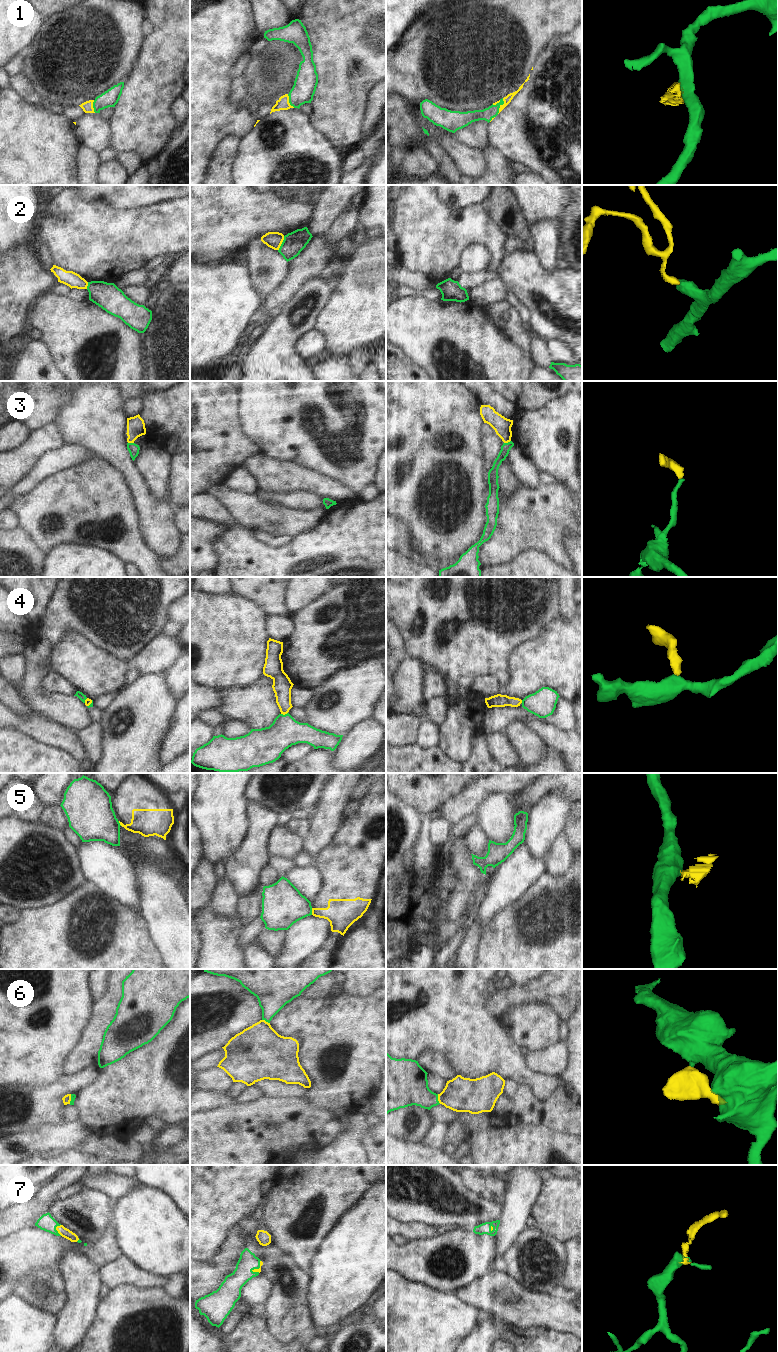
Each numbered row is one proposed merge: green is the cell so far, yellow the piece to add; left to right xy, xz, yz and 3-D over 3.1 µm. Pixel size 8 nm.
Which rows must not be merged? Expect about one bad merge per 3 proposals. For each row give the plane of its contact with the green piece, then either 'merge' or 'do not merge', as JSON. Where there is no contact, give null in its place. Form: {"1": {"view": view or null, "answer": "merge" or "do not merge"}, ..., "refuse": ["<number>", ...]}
{"1": {"view": "yz", "answer": "do not merge"}, "2": {"view": "xz", "answer": "do not merge"}, "3": {"view": "yz", "answer": "merge"}, "4": {"view": "xz", "answer": "do not merge"}, "5": {"view": "xz", "answer": "do not merge"}, "6": {"view": "yz", "answer": "merge"}, "7": {"view": "xy", "answer": "merge"}, "refuse": ["1", "2", "4", "5"]}

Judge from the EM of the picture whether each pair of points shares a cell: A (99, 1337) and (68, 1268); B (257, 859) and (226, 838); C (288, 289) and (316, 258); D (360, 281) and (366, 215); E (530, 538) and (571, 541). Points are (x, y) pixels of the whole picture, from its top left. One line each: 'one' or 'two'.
A: two
B: two
C: one
D: one
E: two

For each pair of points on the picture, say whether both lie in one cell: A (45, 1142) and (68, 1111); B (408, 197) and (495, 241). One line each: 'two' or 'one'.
A: two
B: one

